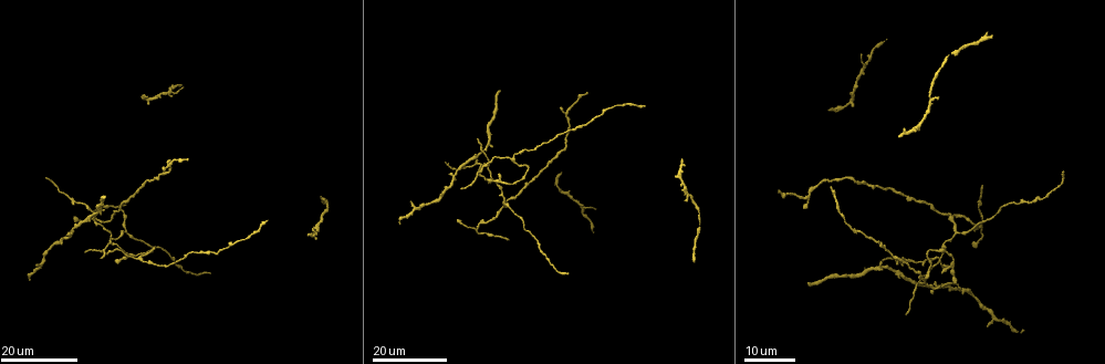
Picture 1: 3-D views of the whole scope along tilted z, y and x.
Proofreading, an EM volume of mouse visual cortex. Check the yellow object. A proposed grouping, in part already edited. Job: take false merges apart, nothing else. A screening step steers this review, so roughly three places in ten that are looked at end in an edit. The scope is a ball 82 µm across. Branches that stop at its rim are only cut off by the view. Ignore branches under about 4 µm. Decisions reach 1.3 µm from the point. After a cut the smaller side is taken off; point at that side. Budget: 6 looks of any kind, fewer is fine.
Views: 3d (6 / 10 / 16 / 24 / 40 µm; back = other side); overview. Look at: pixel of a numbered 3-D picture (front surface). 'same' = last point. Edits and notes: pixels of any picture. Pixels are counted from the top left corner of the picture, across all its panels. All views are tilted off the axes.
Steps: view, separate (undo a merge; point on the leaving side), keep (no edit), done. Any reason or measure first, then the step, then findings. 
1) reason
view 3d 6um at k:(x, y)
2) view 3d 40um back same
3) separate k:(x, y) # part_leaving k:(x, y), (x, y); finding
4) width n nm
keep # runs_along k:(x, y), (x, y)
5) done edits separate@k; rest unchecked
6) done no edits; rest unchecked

thin arm on a thick one
view 3d 24um at 1:(138, 256)

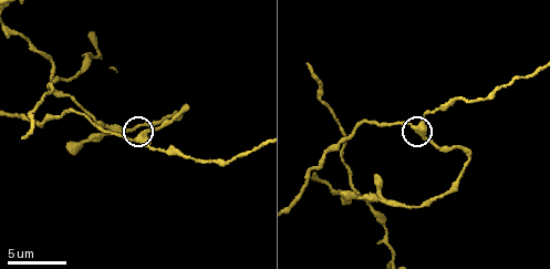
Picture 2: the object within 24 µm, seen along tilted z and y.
view 3d 6um at 2:(138, 137)

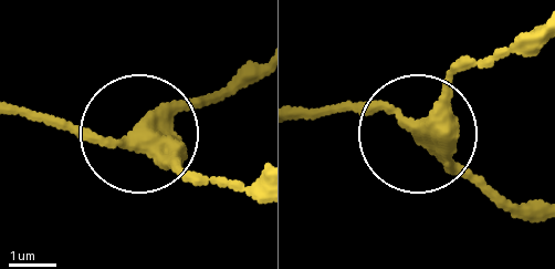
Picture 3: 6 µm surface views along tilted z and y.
view 3d 6um back at 3:(415, 132)

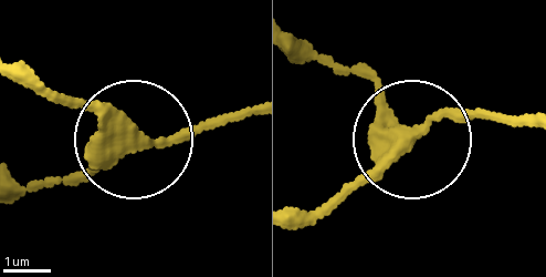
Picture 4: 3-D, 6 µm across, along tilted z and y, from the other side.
side_arm 21 um
keep # runs_along 4:(60, 180), (145, 140), (241, 122); all the same neuron

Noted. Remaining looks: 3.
three-way junction
view 3d 10um at 2:(100, 49)

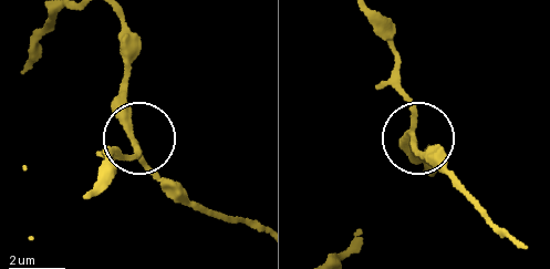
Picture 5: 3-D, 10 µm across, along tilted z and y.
arms 3
separate 5:(396, 90) # two neurons meet here

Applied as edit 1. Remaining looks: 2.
view 3d 24um at 1:(1028, 202)

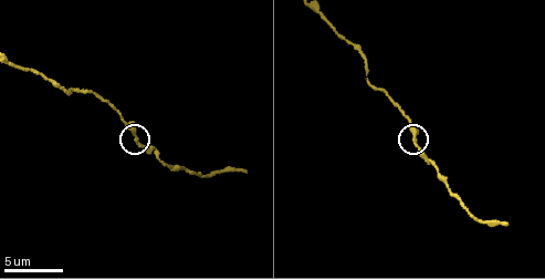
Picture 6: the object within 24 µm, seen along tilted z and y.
view 3d 6um at 6:(413, 140)

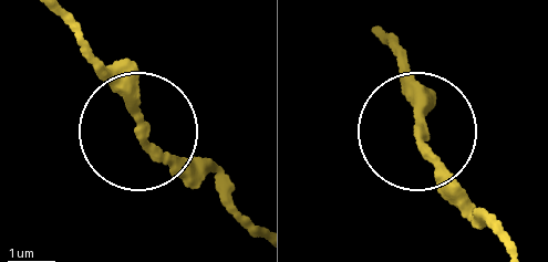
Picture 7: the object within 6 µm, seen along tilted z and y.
width 200 nm
keep # all the same neuron

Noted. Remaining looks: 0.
done edits separate@5; rest unchecked

